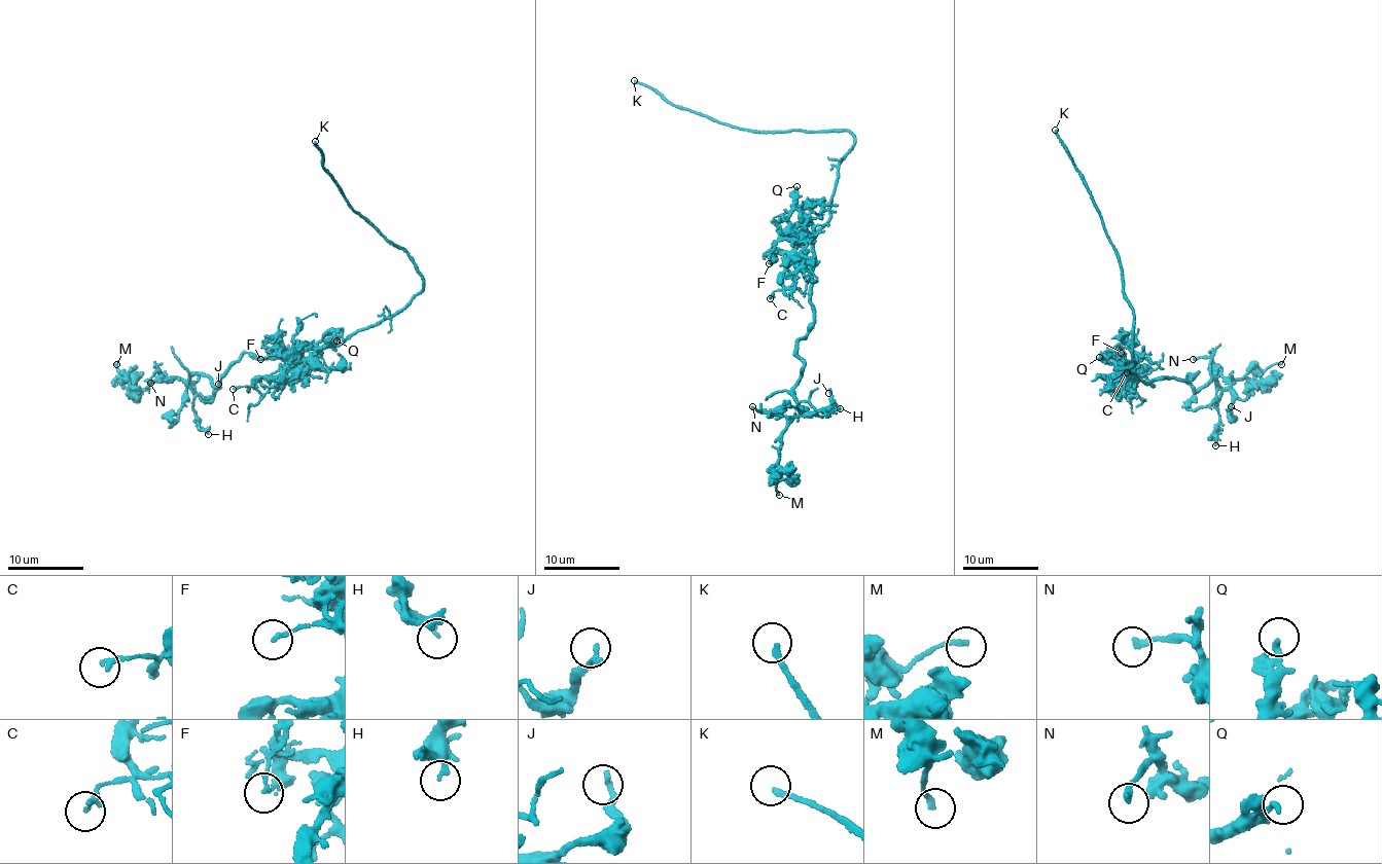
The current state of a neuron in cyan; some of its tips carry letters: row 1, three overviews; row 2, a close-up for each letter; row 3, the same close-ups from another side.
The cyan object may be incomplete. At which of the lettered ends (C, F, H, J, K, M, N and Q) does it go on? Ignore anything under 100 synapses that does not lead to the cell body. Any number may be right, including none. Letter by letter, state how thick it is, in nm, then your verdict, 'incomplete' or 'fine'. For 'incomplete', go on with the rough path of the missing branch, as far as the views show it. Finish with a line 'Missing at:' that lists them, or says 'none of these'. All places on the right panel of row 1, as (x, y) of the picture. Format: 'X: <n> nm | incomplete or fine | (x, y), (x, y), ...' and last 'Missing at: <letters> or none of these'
C: 200 nm | fine
F: 160 nm | fine
H: 160 nm | fine
J: 200 nm | fine
K: 200 nm | incomplete | (1055, 130), (1054, 108), (1039, 93), (1031, 74), (1030, 23), (1041, 11), (1050, 16), (1055, 13), (1050, 7)
M: 200 nm | fine
N: 220 nm | fine
Q: 200 nm | fine
Missing at: K

